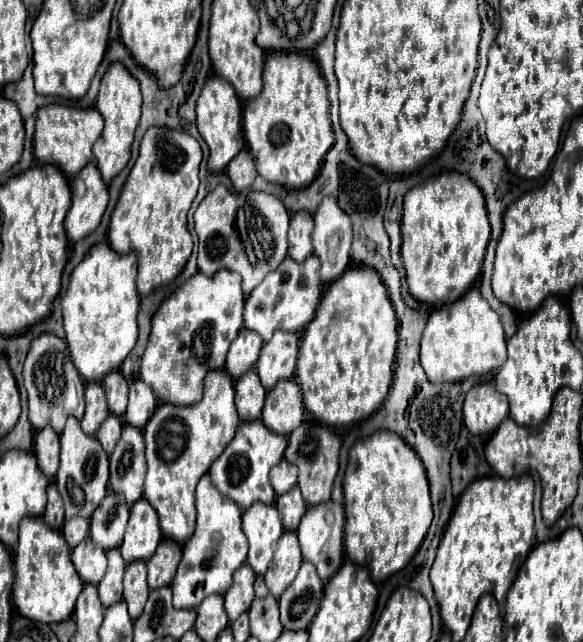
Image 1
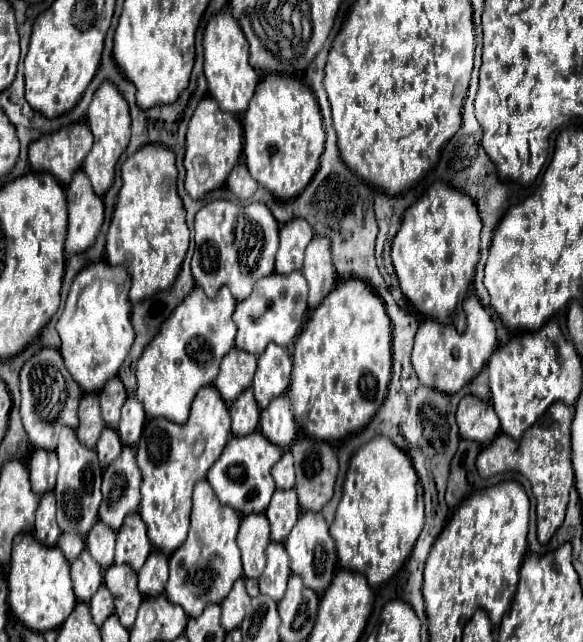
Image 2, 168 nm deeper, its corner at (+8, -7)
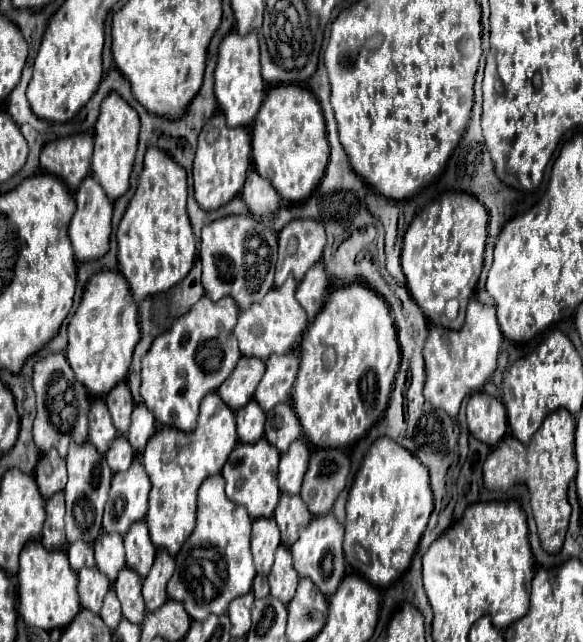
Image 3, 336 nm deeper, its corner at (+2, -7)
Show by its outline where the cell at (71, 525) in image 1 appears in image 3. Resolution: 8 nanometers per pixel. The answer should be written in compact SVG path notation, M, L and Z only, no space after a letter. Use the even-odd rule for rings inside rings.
M72 543L72 545L68 545L66 553L68 553L70 565L74 571L80 571L82 567L96 567L94 549L88 543Z

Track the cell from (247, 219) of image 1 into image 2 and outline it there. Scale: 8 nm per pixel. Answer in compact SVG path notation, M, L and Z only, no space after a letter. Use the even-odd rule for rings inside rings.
M226 199L206 203L194 217L194 257L192 275L206 295L228 285L236 301L244 301L252 293L254 281L274 271L274 257L278 251L278 221L262 201L236 205Z

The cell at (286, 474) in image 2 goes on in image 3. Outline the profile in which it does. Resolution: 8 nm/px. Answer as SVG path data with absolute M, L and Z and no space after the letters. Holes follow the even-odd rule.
M304 441L292 443L290 451L286 451L286 455L280 457L278 487L282 493L300 493L308 459L310 459L310 447Z

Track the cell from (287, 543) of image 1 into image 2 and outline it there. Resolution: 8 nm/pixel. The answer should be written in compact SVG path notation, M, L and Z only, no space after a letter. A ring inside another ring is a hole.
M272 541L266 549L266 569L262 573L262 577L258 579L260 583L260 593L268 595L274 601L280 601L284 597L286 591L286 581L290 577L290 563L288 563L288 555L282 543Z

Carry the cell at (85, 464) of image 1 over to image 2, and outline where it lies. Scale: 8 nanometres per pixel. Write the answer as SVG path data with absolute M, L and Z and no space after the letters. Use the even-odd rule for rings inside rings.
M62 427L60 439L58 439L58 459L60 459L60 471L58 481L54 487L54 495L58 501L58 527L60 531L72 531L84 537L92 525L98 521L98 507L102 501L100 493L100 481L102 481L102 467L98 463L96 451L84 447L78 439L74 429Z

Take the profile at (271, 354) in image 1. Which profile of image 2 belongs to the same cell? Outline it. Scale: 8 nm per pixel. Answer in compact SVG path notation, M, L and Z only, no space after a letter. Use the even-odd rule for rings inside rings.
M270 343L266 351L258 357L258 369L252 381L252 391L260 409L264 409L272 397L282 395L288 389L290 371L292 371L290 353L284 347Z

